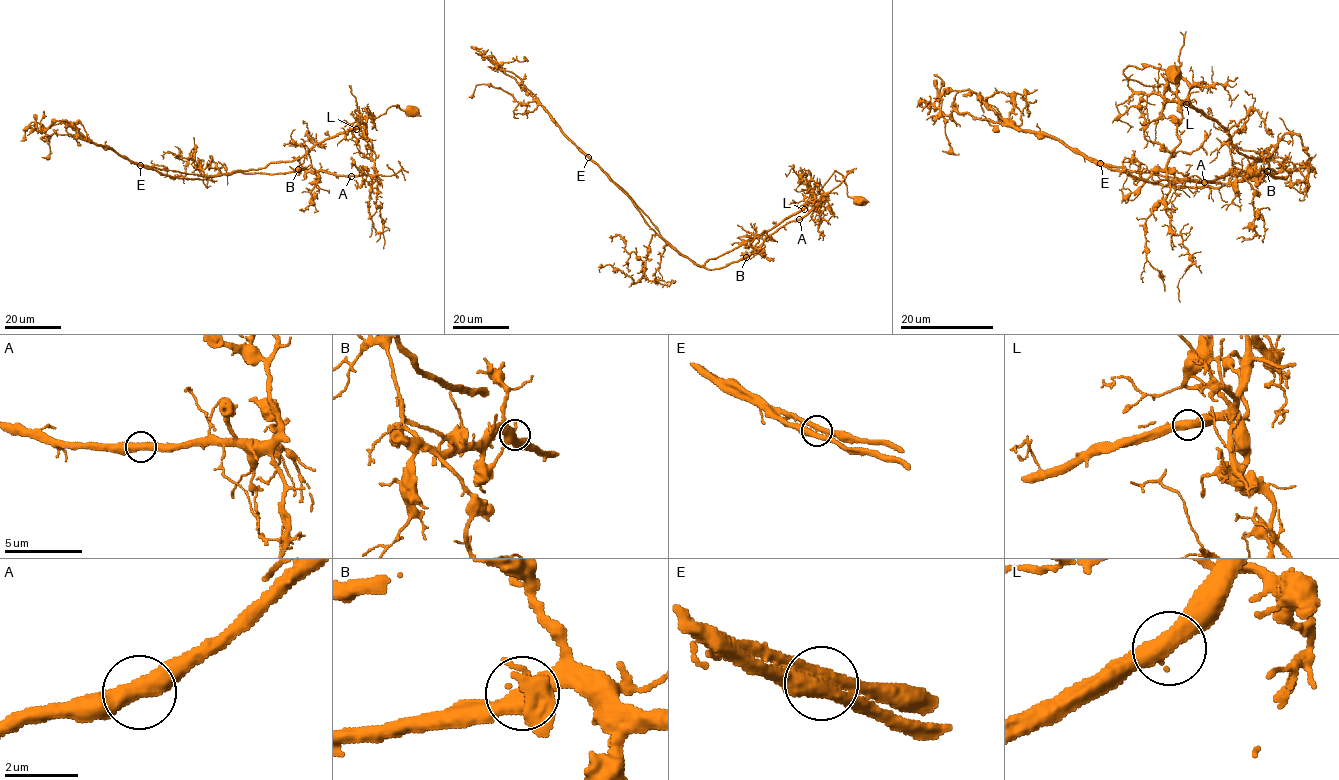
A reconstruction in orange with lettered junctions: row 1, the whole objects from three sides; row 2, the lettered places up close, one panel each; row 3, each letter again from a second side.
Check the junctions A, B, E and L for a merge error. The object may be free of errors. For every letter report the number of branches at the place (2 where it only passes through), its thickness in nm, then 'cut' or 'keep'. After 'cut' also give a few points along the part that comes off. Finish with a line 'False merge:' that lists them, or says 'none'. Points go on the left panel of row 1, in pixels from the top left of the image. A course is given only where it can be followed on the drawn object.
A: branches 2; calibre 480 nm; keep
B: branches 2; calibre 500 nm; keep
E: branches 2; calibre 480 nm; cut; course (139, 164), (215, 176), (234, 172), (284, 174), (301, 169), (374, 175), (376, 154), (348, 85)
L: branches 2; calibre 480 nm; keep
False merge: E

